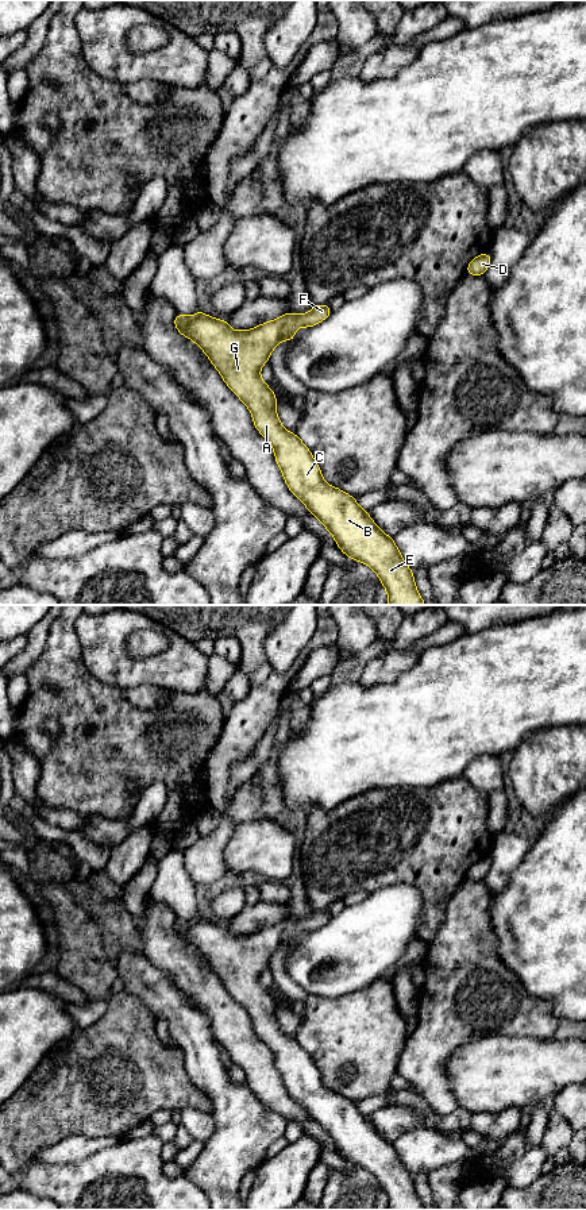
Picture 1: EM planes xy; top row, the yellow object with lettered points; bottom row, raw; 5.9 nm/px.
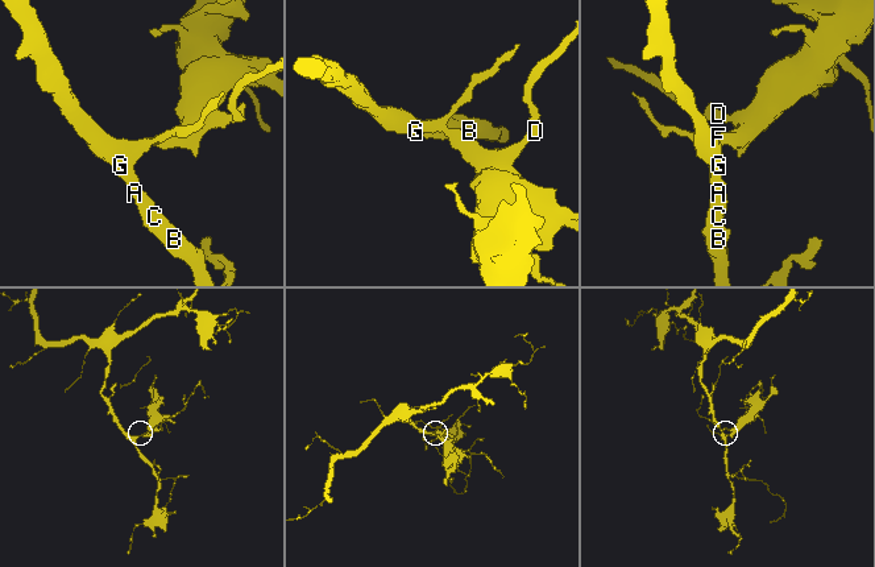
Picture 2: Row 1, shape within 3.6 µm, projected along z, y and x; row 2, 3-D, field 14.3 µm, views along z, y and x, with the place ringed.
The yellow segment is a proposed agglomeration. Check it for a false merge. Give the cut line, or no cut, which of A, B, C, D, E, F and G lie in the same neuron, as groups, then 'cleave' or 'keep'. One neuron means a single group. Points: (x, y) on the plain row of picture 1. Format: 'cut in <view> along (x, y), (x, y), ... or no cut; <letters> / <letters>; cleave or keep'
no cut; A B C D E F G; keep

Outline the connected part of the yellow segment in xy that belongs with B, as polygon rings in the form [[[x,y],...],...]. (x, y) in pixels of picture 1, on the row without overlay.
[[[327,909],[313,910],[305,920],[288,917],[254,935],[234,936],[228,925],[217,925],[198,916],[192,922],[177,918],[174,930],[181,940],[198,949],[228,993],[250,1014],[255,1033],[274,1055],[290,1097],[331,1137],[340,1156],[378,1179],[389,1201],[388,1210],[425,1210],[393,1142],[374,1129],[352,1101],[323,1084],[309,1053],[282,1032],[275,1016],[275,998],[259,980],[278,948],[292,947],[298,932],[311,933],[331,917]]]

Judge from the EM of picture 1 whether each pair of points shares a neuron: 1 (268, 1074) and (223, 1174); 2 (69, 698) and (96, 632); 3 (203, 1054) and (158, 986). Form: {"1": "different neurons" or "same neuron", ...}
{"1": "different neurons", "2": "different neurons", "3": "same neuron"}

